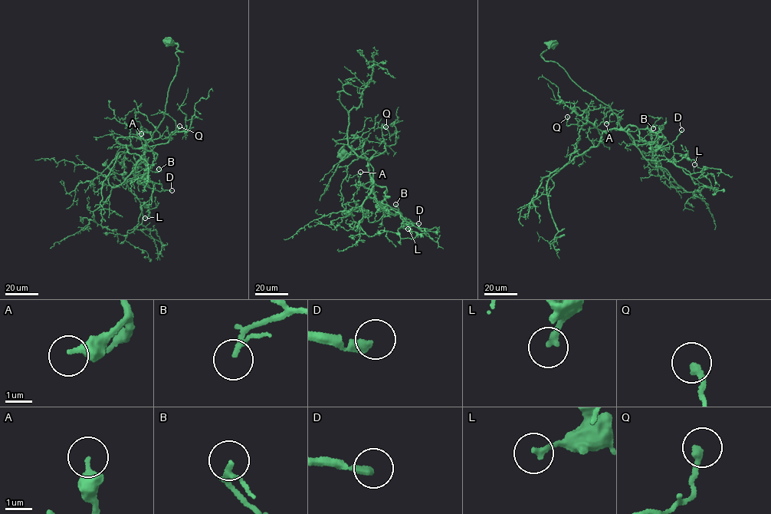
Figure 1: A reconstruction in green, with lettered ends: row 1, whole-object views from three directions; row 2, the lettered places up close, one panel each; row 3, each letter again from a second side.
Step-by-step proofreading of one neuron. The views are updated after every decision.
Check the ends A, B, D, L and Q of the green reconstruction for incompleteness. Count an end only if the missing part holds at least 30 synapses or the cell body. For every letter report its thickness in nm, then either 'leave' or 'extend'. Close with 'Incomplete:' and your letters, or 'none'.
A: 300 nm thick; leave
B: 130 nm thick; leave
D: 300 nm thick; extend
L: 200 nm thick; leave
Q: 280 nm thick; leave
Incomplete: D

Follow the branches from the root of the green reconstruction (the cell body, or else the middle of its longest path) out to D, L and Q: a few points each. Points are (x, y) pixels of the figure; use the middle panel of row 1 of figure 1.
D: (342, 153), (350, 151), (352, 135), (357, 135), (373, 169), (372, 180), (387, 189), (382, 202), (418, 223)
L: (342, 153), (350, 151), (352, 135), (357, 135), (373, 169), (369, 195), (403, 217), (408, 228)
Q: (342, 153), (350, 151), (357, 135), (372, 181), (368, 163), (385, 149), (385, 126)

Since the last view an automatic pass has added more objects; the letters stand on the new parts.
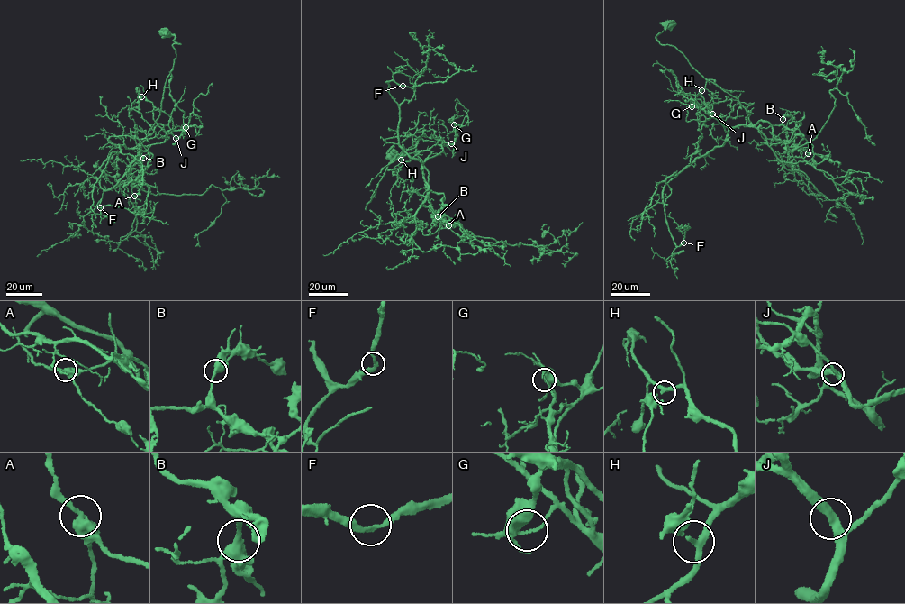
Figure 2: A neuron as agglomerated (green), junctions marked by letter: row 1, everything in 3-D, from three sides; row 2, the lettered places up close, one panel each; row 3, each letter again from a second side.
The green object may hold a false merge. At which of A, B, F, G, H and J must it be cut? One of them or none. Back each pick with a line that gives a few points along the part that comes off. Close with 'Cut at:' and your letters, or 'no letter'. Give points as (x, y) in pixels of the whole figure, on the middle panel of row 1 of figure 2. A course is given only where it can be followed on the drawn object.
G: course (454, 124), (460, 126), (454, 143), (438, 144), (417, 153), (411, 152), (393, 169), (404, 185), (400, 201)
Cut at: G

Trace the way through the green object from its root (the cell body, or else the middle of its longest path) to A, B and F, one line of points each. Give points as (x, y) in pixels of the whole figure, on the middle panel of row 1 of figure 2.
A: (391, 154), (402, 151), (407, 134), (402, 132), (410, 132), (428, 172), (426, 199), (448, 225)
B: (391, 154), (402, 151), (407, 134), (402, 132), (410, 132), (428, 172), (430, 208), (438, 216)
F: (391, 154), (402, 151), (410, 132), (428, 186), (421, 163), (399, 141), (400, 111), (386, 82), (402, 86)

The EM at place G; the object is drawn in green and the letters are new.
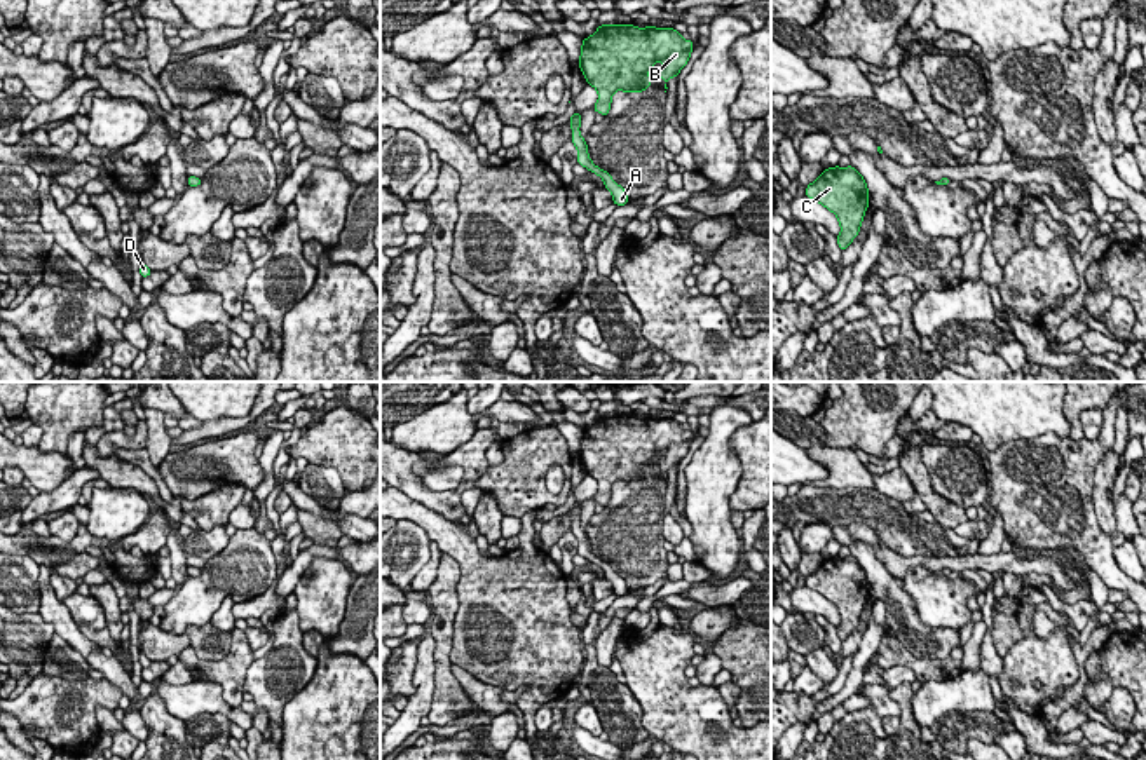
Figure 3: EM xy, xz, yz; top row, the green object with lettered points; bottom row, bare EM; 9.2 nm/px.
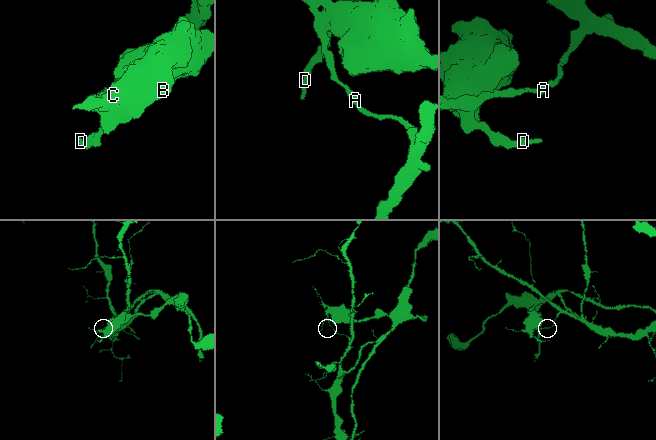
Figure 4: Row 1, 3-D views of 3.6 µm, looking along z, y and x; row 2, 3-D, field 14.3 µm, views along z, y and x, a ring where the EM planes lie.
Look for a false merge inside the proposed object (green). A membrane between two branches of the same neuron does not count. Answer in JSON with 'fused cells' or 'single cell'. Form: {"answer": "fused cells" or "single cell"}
{"answer": "fused cells"}

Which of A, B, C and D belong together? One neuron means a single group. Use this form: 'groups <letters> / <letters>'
groups A / B C D

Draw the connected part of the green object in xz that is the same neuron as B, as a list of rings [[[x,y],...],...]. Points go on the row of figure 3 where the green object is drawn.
[[[600,24],[583,40],[579,68],[598,92],[593,110],[604,117],[616,91],[642,92],[652,78],[647,71],[658,63],[666,84],[687,64],[692,40],[684,40],[673,28],[637,28],[633,24]]]

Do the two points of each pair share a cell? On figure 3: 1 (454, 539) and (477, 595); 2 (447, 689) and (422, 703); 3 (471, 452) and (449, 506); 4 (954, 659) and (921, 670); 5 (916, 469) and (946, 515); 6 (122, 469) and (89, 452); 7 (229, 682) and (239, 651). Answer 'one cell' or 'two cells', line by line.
1: one cell
2: two cells
3: one cell
4: one cell
5: one cell
6: one cell
7: one cell

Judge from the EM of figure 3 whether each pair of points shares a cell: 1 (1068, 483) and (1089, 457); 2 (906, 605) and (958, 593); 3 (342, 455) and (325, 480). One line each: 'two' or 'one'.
1: one
2: two
3: two

